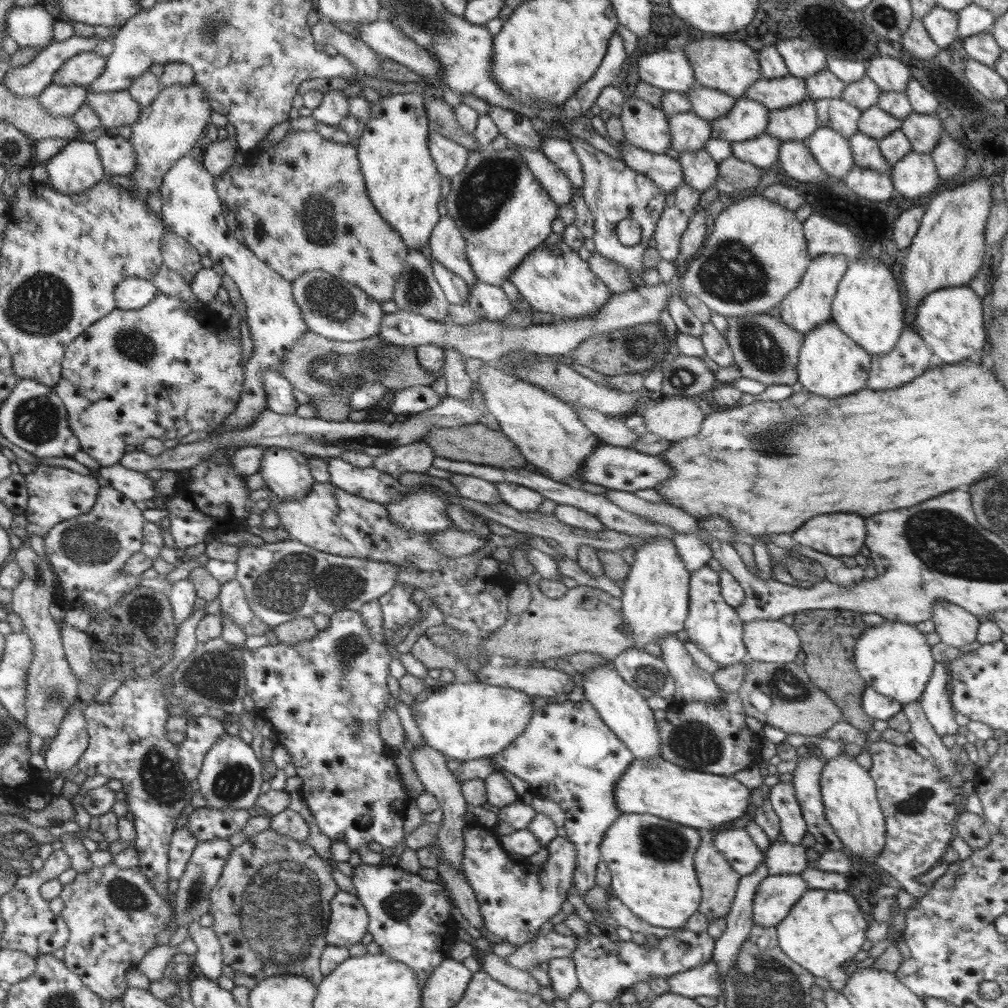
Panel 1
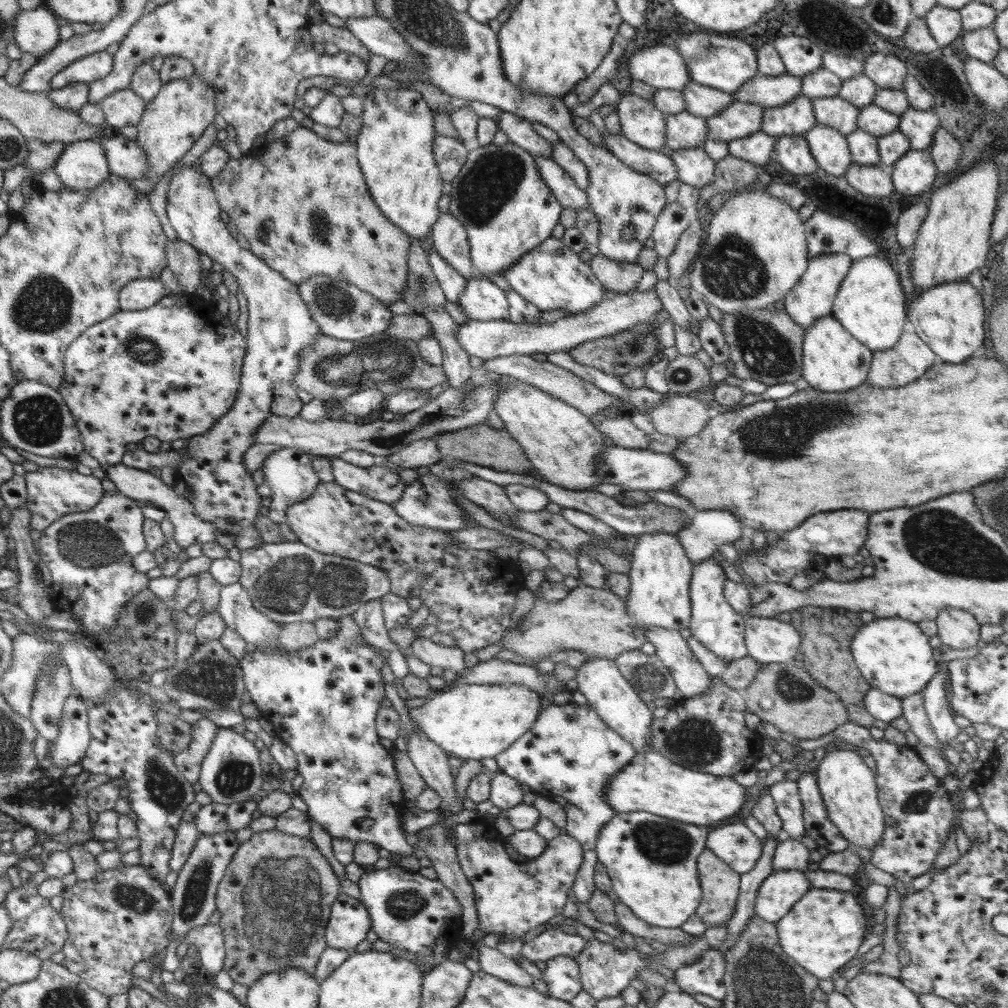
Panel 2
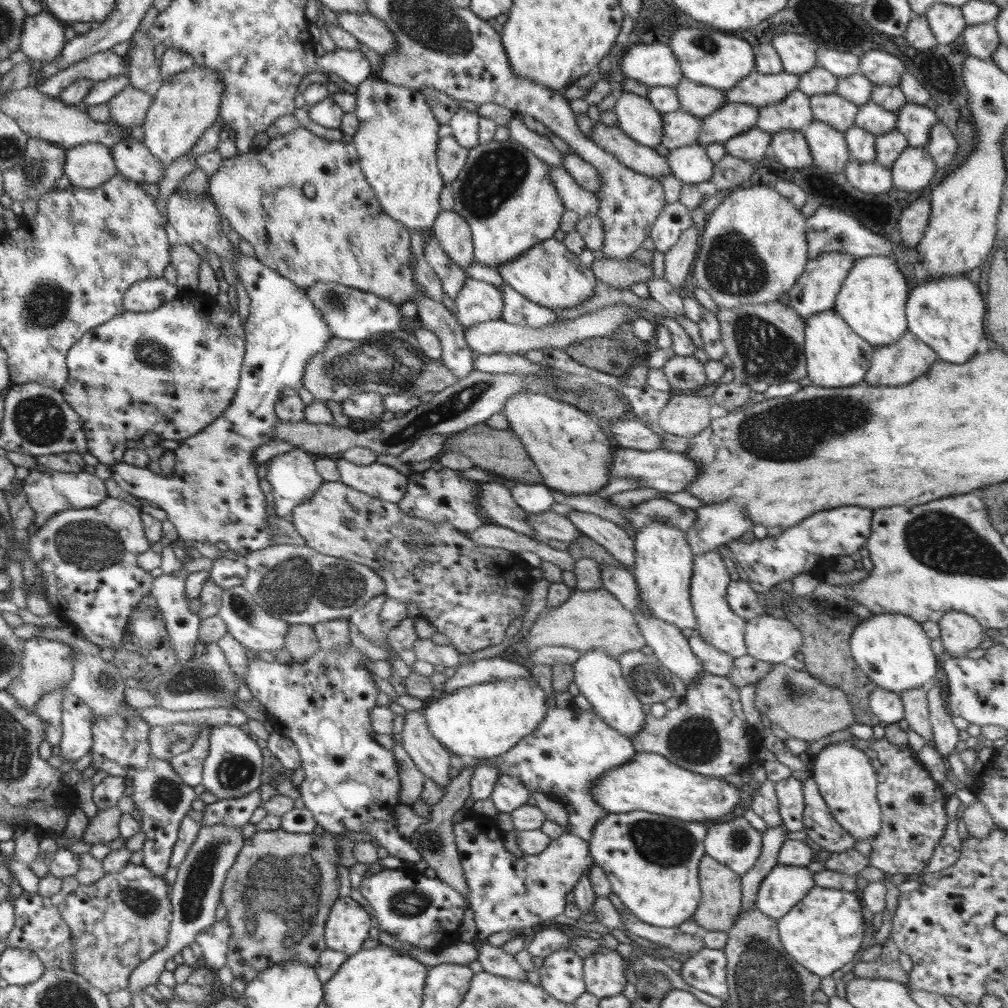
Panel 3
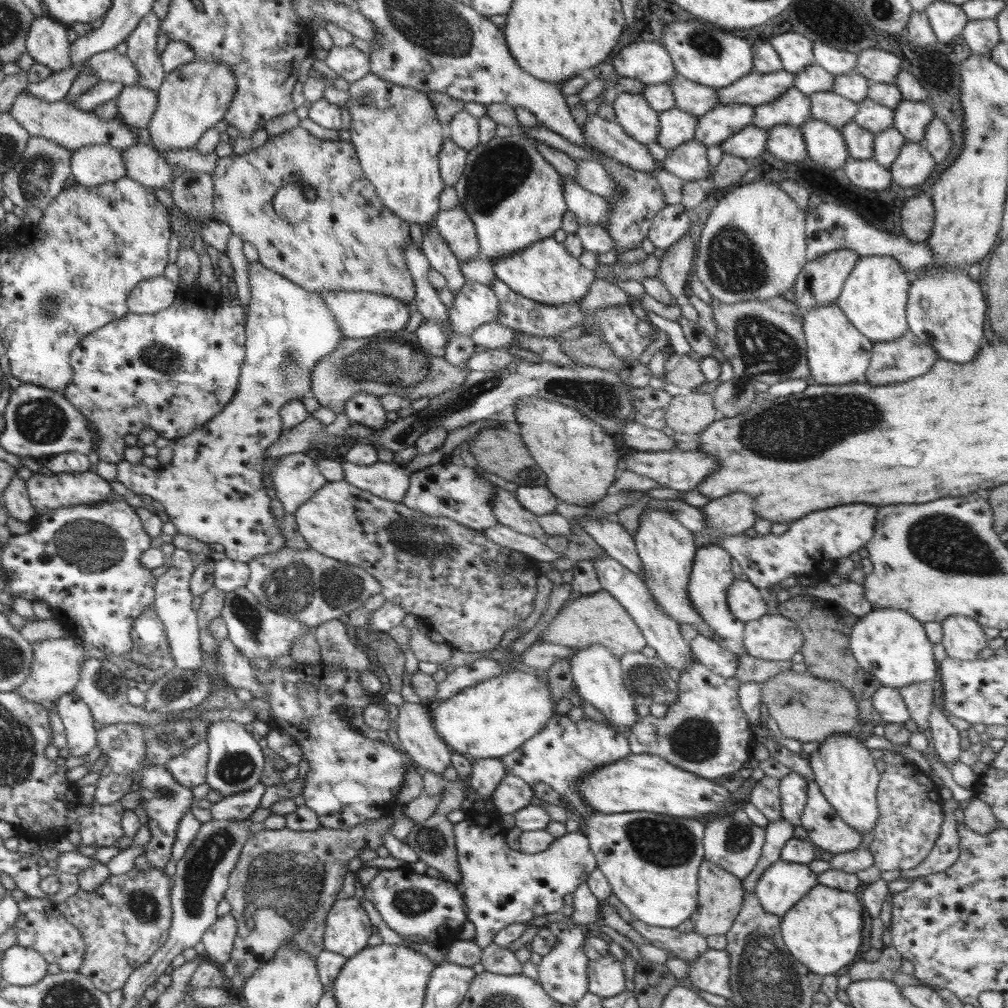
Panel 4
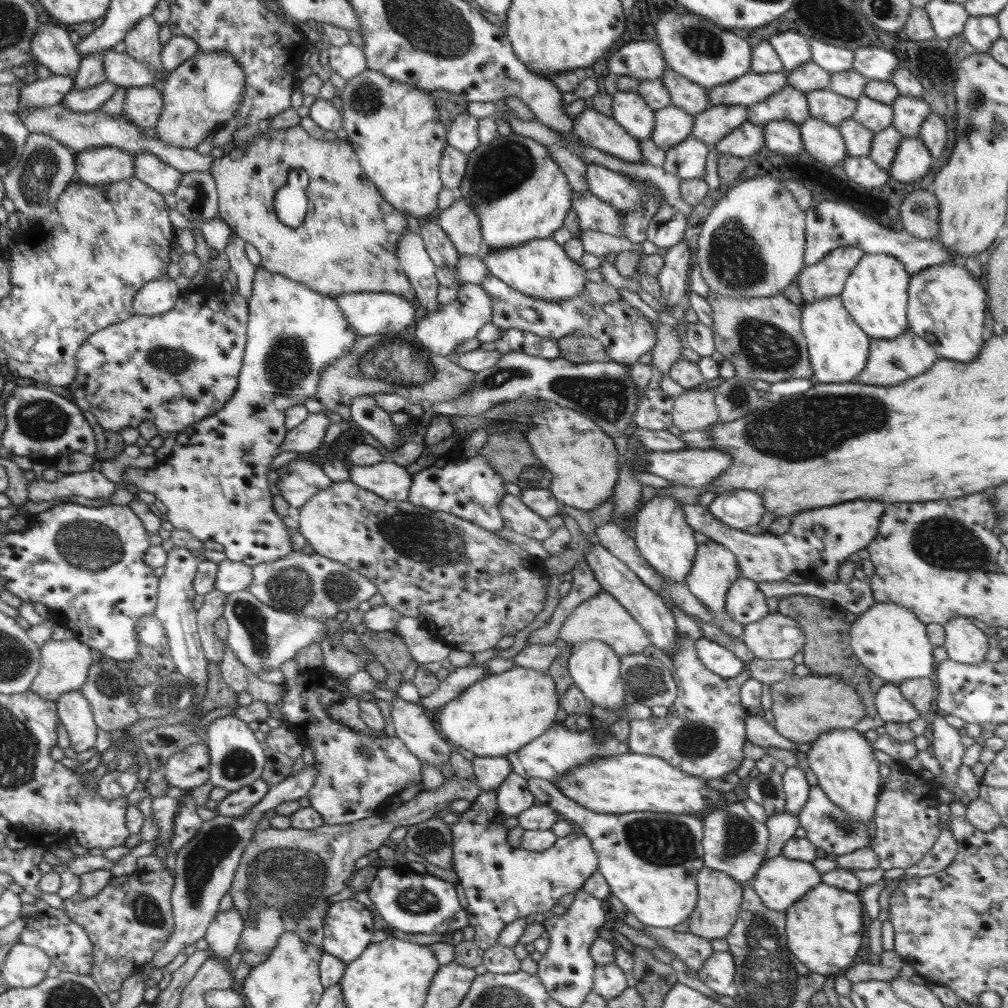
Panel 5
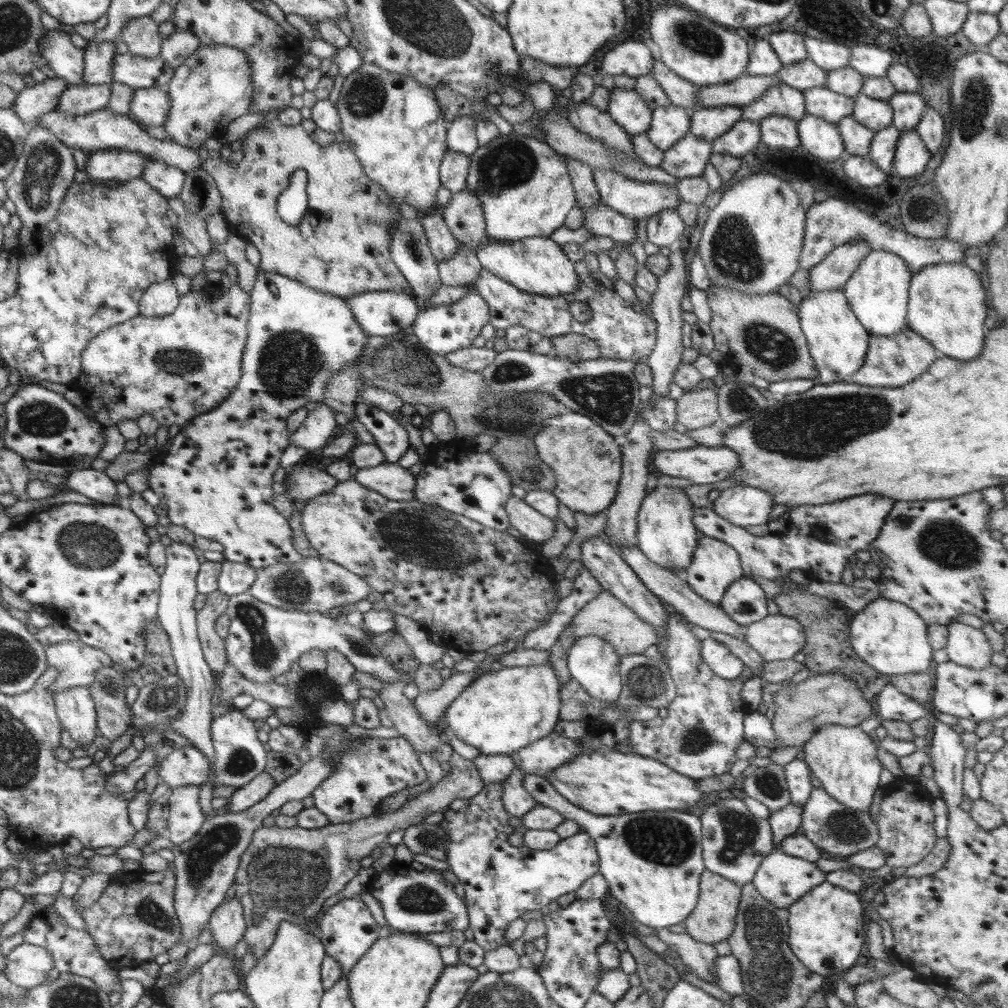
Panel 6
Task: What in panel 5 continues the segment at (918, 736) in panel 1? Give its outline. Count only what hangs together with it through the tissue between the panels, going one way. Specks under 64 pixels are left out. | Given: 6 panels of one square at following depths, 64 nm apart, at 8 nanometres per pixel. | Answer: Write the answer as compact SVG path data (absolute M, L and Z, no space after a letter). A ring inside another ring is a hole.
M930 677L906 679L899 682L897 687L912 704L914 710L919 712L919 717L930 719L926 717L927 712L931 713L930 706L937 694L936 683Z

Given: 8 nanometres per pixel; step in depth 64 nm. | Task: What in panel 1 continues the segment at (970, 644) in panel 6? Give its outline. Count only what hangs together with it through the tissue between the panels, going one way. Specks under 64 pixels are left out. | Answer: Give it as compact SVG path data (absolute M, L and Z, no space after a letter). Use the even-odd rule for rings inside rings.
M946 601L933 604L931 619L941 641L956 649L976 640L976 632L981 623L965 608Z

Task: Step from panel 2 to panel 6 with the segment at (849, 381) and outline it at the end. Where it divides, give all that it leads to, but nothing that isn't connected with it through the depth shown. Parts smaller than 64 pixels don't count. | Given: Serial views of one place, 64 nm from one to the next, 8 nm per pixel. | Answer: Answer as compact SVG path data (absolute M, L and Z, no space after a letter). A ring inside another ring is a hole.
M843 290L805 292L798 305L800 327L814 359L820 383L846 382L864 364L870 333L850 310Z

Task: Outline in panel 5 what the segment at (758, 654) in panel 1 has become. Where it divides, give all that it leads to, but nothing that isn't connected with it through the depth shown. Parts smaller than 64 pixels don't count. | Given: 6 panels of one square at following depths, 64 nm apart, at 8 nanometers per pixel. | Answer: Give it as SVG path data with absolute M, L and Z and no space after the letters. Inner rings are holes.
M778 612L744 625L741 639L756 658L763 660L792 659L805 644L798 622Z

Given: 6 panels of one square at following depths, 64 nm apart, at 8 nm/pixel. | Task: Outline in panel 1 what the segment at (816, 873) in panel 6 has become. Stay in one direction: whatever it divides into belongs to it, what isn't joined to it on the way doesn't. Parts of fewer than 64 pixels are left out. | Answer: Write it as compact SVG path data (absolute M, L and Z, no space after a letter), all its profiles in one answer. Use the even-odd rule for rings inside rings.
M799 874L768 875L759 882L753 900L753 922L775 927L809 889Z

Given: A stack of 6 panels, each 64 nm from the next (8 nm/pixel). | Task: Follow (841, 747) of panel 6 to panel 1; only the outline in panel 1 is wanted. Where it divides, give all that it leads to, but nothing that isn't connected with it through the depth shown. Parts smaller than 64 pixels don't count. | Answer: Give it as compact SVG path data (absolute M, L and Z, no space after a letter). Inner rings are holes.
M846 753L827 759L820 777L821 798L826 820L845 846L860 864L868 864L886 844L885 816L877 802L877 790L869 770L864 769Z

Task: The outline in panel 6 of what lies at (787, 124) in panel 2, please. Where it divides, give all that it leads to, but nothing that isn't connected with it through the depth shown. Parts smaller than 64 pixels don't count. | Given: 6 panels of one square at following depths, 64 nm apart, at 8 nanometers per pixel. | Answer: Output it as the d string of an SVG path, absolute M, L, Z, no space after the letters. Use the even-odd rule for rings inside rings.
M783 83L766 89L758 100L742 107L742 119L754 123L770 116L782 116L798 122L805 118L806 114L803 91Z

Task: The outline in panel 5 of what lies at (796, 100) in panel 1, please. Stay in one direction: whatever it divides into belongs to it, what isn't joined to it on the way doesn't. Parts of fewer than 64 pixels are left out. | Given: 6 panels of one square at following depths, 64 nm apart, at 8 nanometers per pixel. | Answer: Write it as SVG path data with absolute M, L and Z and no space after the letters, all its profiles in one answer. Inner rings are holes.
M786 72L767 74L747 73L733 82L714 86L707 90L708 103L710 106L741 105L750 107L764 102L767 96L773 95L780 89L788 86Z

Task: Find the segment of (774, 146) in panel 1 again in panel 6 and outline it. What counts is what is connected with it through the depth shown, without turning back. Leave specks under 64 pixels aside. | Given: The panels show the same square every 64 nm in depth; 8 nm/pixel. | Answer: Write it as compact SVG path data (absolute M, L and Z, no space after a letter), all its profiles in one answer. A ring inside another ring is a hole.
M740 120L722 136L711 142L714 153L744 157L760 142L761 132L758 123Z

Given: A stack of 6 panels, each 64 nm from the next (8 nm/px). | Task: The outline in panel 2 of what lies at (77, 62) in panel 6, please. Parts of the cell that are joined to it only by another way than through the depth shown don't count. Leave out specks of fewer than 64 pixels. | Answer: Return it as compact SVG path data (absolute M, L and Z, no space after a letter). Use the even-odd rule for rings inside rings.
M40 5L34 10L21 10L15 18L14 40L22 53L34 55L37 59L44 57L60 42L59 25L61 20L47 7Z

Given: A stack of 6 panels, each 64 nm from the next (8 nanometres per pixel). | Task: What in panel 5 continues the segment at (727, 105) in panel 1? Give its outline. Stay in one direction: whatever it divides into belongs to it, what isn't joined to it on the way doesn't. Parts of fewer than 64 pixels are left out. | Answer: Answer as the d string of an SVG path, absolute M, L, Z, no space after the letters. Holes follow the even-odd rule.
M666 70L661 82L668 89L672 105L683 109L687 114L696 116L711 107L708 103L707 89L683 78L674 70Z

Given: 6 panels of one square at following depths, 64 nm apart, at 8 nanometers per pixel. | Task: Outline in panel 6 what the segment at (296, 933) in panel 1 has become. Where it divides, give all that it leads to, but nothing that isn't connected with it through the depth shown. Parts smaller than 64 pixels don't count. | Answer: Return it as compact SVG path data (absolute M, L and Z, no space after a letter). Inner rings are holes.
M457 752L451 754L450 772L445 775L426 792L422 792L407 800L403 807L394 812L372 815L368 818L361 818L357 821L332 824L329 823L319 829L303 829L296 825L294 828L280 828L279 826L260 825L253 834L251 843L247 846L241 856L239 867L234 877L234 894L240 898L242 912L246 922L244 939L248 942L248 948L254 952L257 960L260 960L275 939L278 932L279 922L286 921L301 926L305 931L312 933L319 939L323 934L320 928L308 927L304 922L306 919L316 918L318 911L324 902L338 894L358 874L360 861L369 856L375 847L383 846L390 832L405 830L408 827L417 827L422 820L430 816L432 812L443 812L445 809L455 807L460 803L472 803L473 799L483 790L484 784L474 761L462 758Z

